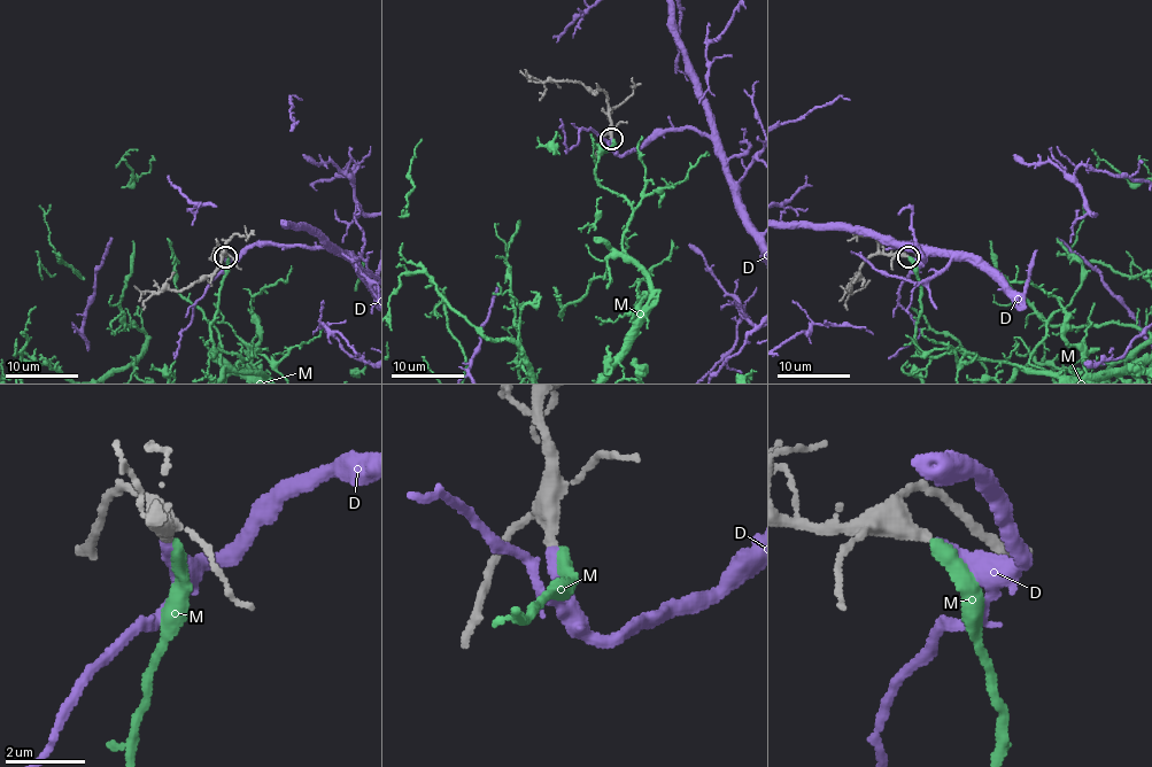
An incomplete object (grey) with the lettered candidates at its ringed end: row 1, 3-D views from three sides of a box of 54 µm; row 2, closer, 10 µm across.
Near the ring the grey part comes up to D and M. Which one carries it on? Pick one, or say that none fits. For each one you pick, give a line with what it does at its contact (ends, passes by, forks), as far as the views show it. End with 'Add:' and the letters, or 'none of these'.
D: it ends
Add: D

